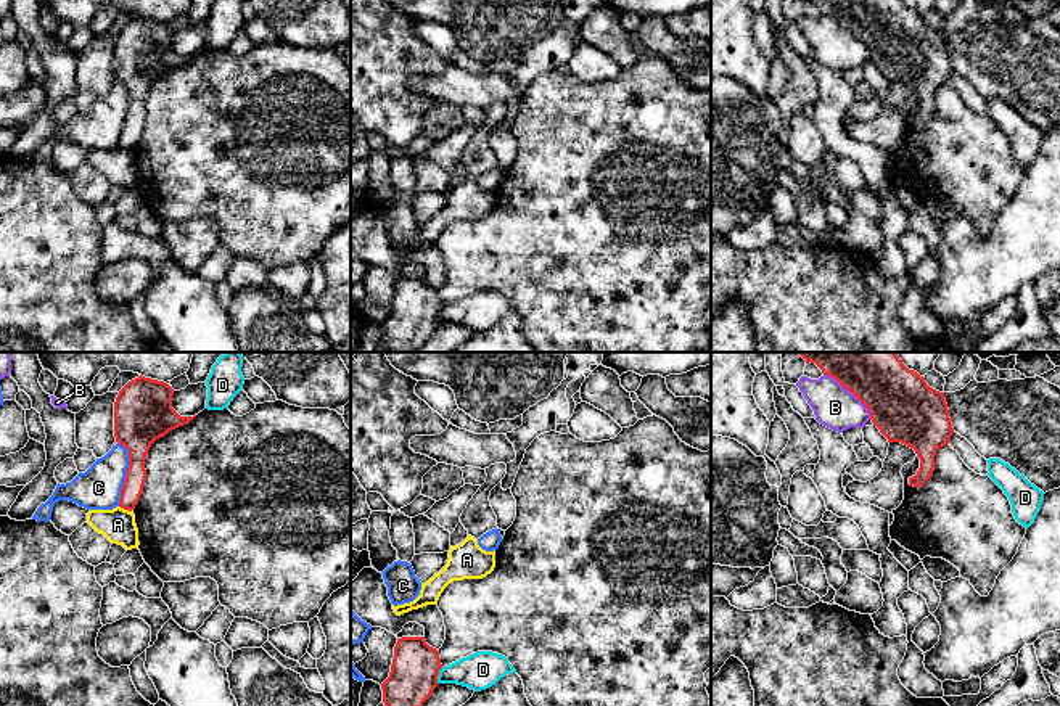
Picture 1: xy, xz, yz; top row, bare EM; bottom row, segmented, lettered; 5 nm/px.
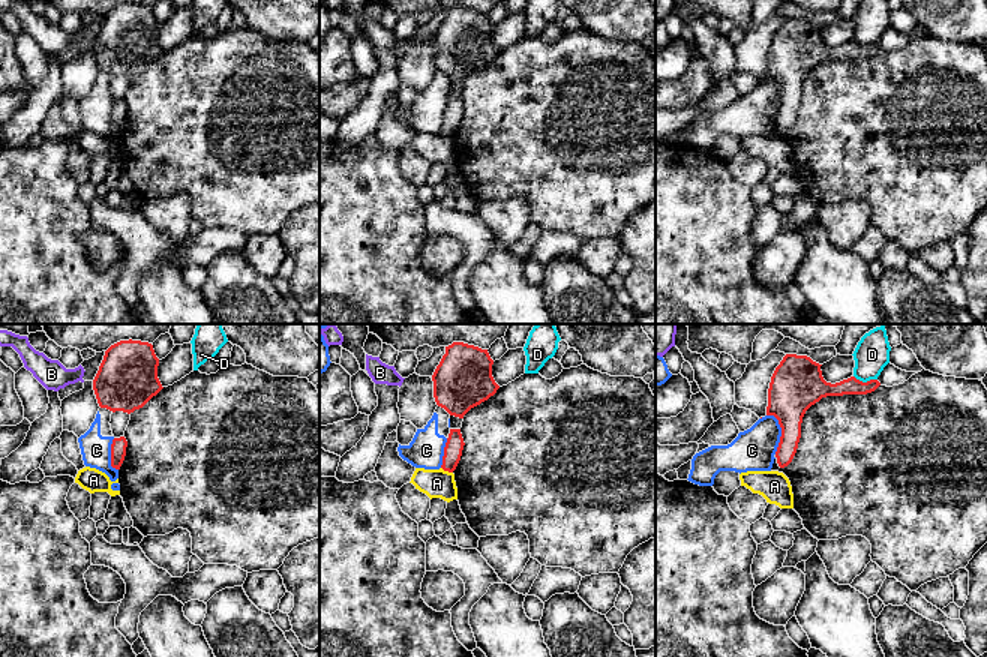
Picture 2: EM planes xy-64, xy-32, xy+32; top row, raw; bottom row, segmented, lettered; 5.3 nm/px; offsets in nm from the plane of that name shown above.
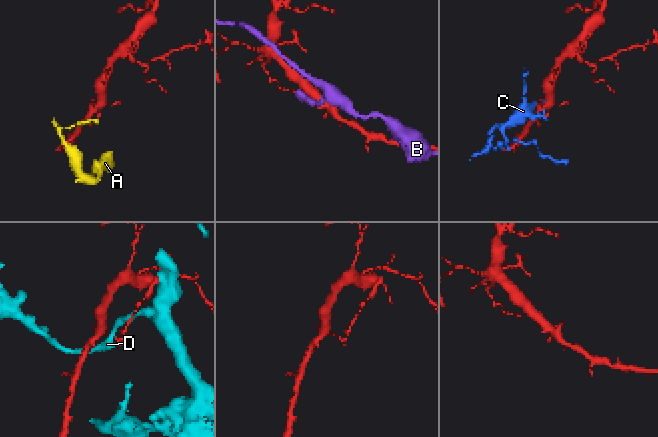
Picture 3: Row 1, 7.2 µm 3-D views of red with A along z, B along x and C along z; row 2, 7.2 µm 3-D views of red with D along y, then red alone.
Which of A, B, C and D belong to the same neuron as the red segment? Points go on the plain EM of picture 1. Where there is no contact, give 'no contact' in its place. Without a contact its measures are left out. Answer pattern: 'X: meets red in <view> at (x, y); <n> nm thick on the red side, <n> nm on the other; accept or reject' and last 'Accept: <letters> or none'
A: meets red in xy at (126, 148); 100 nm thick on the red side, 170 nm on the other; reject
B: meets red in yz at (851, 31); 320 nm thick on the red side, 220 nm on the other; reject
C: meets red in xy at (126, 114); 220 nm thick on the red side, 220 nm on the other; reject
D: meets red in xz at (438, 314); 240 nm thick on the red side, 190 nm on the other; reject
Accept: none

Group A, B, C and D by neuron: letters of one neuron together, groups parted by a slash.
A / B / C / D

